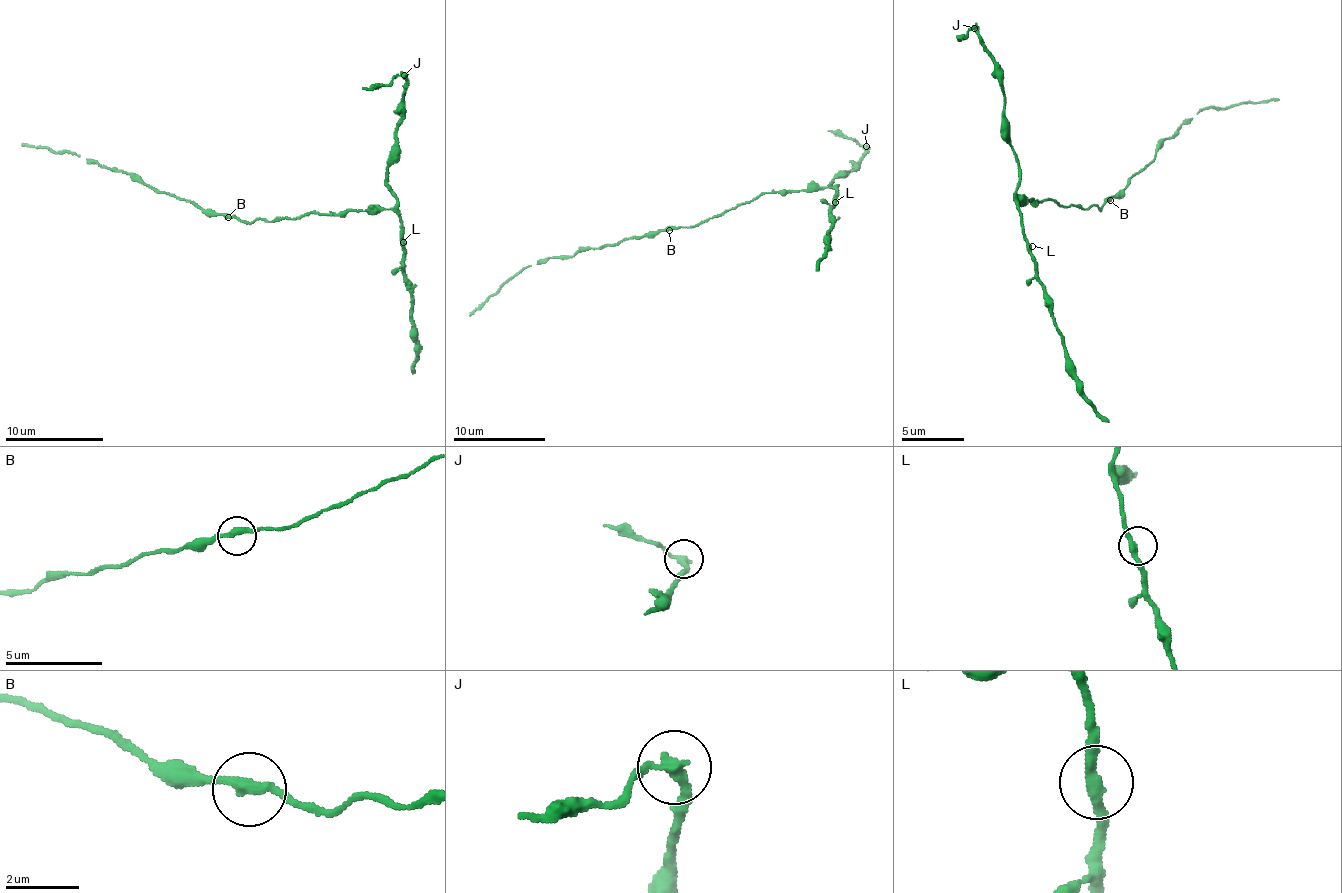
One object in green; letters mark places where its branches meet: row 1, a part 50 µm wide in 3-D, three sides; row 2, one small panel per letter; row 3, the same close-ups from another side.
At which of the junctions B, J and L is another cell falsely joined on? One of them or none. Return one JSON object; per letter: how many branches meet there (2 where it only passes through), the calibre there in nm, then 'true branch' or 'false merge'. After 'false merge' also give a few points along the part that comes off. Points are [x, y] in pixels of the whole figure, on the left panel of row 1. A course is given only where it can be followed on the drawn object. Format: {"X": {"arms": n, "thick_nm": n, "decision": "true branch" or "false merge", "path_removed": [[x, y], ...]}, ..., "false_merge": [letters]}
{"B": {"arms": 2, "thick_nm": 280, "decision": "true branch"}, "J": {"arms": 2, "thick_nm": 280, "decision": "false merge", "path_removed": [[403, 75], [387, 85], [362, 88]]}, "L": {"arms": 2, "thick_nm": 280, "decision": "true branch"}, "false_merge": ["J"]}

